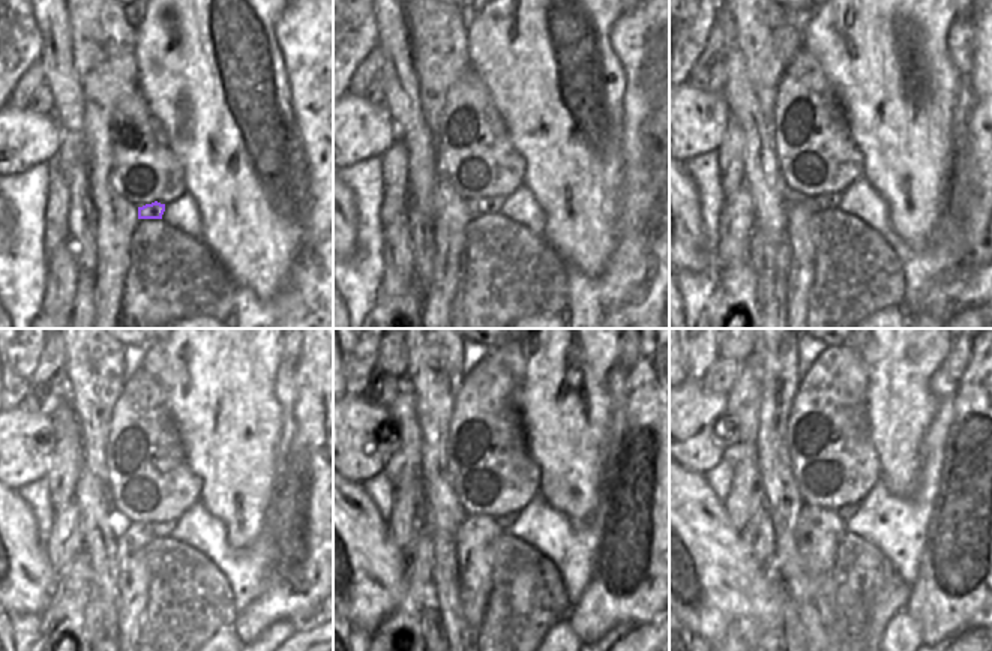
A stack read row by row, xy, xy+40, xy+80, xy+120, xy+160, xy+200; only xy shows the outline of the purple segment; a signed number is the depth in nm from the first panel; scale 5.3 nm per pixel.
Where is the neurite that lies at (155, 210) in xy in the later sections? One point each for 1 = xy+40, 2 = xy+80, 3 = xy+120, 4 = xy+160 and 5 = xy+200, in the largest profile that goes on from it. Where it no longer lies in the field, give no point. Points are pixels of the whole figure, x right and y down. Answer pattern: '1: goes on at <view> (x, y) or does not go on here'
1: goes on at xy+40 (483, 206)
2: goes on at xy+80 (824, 201)
3: goes on at xy+120 (158, 530)
4: goes on at xy+160 (511, 518)
5: goes on at xy+200 (845, 512)

